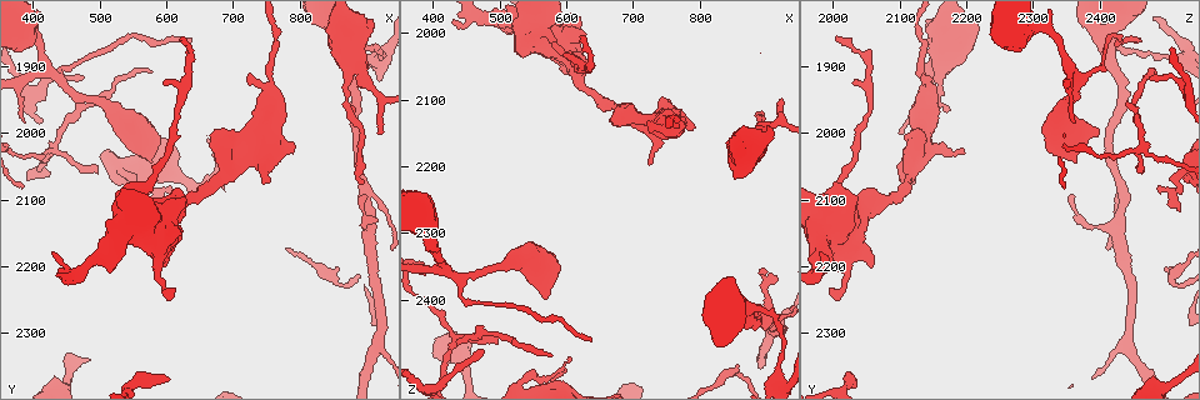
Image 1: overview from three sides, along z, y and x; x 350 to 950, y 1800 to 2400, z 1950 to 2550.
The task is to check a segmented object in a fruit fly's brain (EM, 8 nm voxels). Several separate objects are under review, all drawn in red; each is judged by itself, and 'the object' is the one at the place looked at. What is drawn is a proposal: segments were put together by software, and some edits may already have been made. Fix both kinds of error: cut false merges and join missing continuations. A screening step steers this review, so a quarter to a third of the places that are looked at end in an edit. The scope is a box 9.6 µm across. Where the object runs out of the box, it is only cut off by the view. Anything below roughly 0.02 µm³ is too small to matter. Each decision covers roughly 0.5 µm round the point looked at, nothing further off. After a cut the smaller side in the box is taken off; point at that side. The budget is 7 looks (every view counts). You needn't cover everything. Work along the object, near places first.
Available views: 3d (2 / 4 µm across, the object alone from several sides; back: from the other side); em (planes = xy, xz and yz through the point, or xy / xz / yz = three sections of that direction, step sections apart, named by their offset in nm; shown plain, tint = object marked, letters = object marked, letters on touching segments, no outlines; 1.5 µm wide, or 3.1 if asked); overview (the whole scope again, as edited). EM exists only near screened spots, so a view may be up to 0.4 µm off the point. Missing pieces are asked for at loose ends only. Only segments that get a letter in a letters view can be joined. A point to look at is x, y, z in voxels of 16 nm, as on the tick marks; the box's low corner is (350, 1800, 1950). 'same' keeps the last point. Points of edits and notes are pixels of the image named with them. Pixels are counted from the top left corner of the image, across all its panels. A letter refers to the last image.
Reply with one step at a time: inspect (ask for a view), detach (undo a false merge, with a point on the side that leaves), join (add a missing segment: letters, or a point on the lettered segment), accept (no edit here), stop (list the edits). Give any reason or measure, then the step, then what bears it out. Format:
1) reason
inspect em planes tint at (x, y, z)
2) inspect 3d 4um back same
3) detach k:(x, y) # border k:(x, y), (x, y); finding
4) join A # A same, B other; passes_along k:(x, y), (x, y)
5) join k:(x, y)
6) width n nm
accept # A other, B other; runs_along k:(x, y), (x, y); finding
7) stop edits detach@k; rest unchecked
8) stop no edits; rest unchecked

an open end
inspect em yz step 4 letters at (625, 1860, 2000)

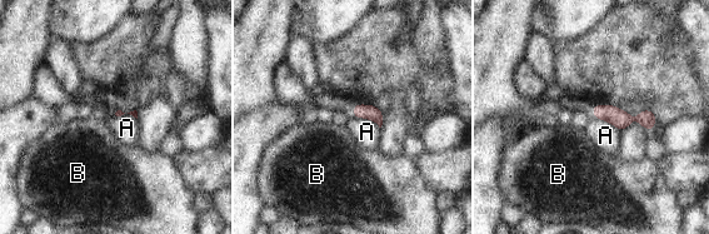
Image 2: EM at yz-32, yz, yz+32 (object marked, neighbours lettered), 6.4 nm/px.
longest_contact A 190 nm
accept # A other, B other; none of them fits

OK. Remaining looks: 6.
an open end
inspect em planes tint at (920, 2000, 2100)

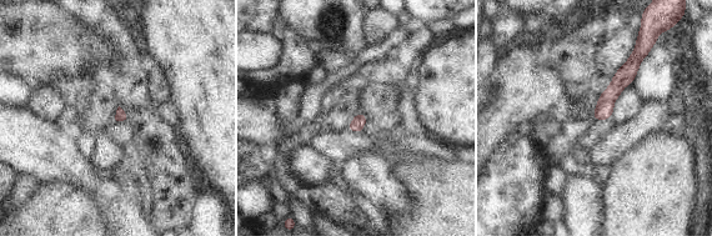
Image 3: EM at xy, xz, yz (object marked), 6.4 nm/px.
what lies round it
inspect em planes letters same

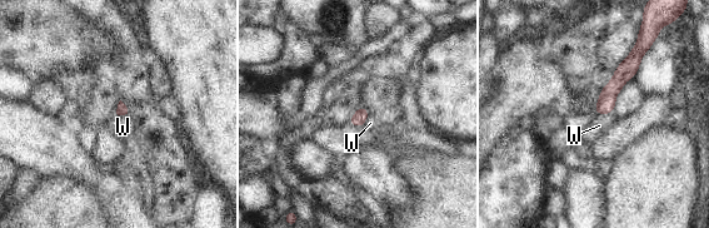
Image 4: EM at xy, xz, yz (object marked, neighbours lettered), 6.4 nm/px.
longest_contact W 110 nm
accept # W other; border 4:(612, 112), (595, 115); none of them fits

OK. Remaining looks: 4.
branch stops here
inspect 3d 4um at (575, 1915, 2490)

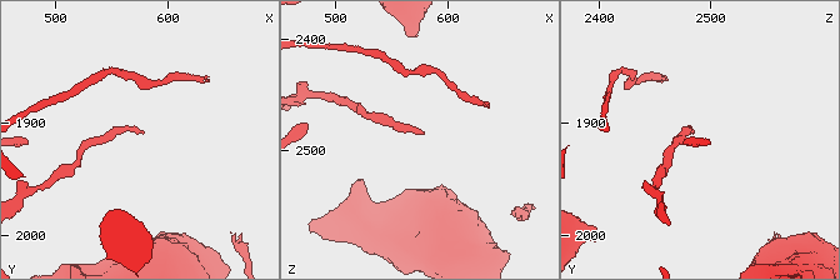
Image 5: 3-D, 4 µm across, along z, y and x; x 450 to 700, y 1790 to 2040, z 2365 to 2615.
now the EM
inspect em planes letters at (578, 1908, 2486)

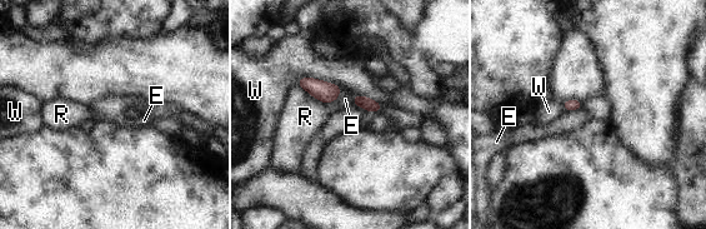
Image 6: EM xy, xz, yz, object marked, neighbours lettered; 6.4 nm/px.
accept # E other, R other, W other; border 6:(340, 86), (340, 94), (328, 104); no lettered segment goes on from it

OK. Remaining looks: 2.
stop no edits; rest unchecked

